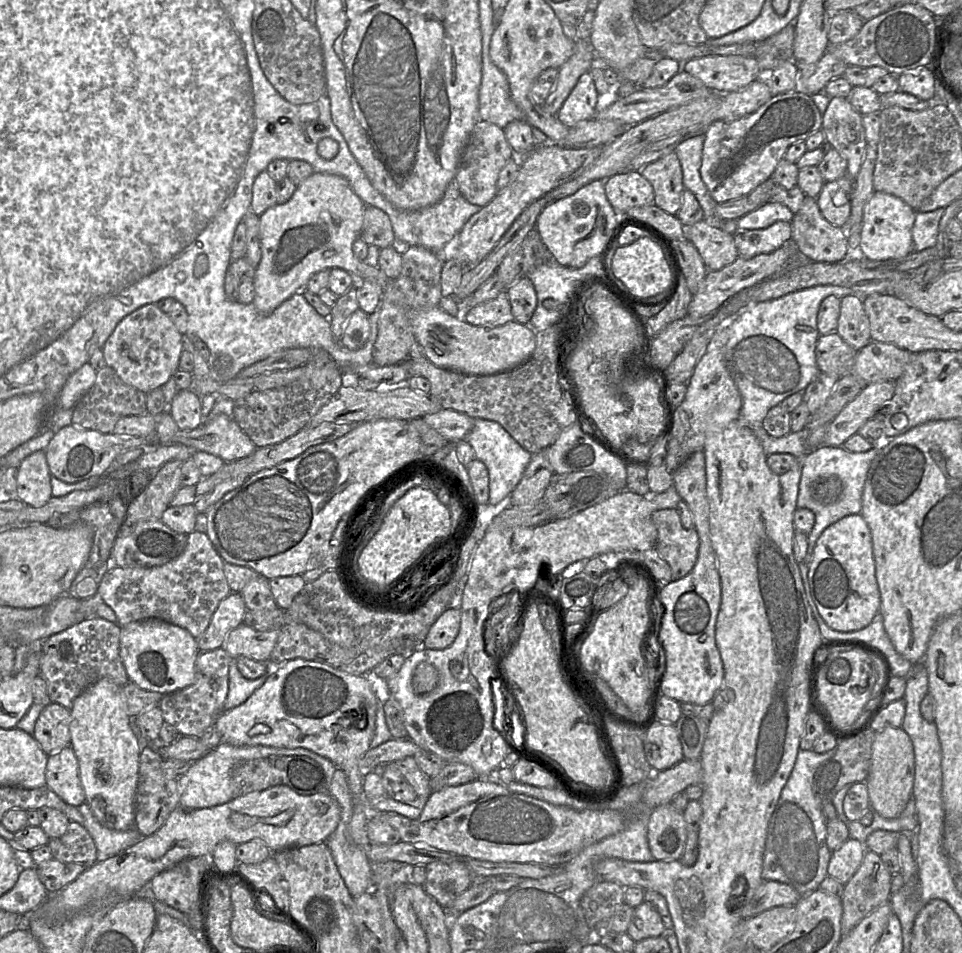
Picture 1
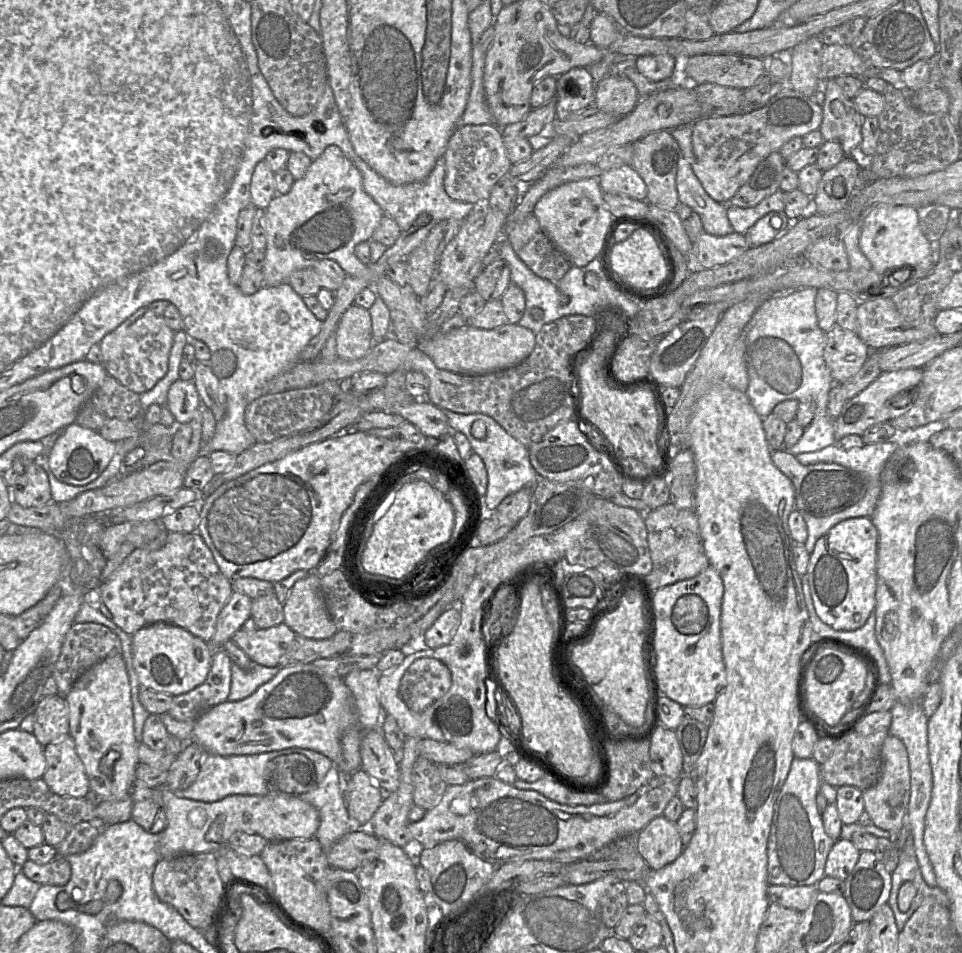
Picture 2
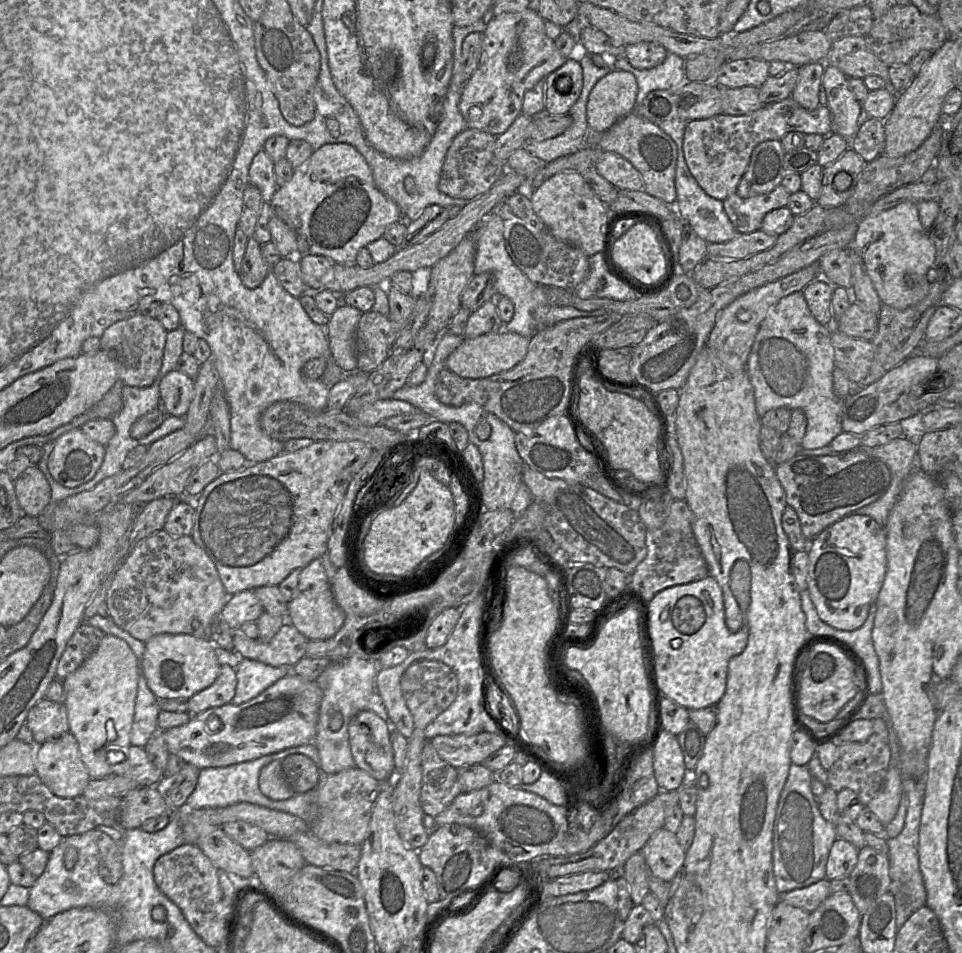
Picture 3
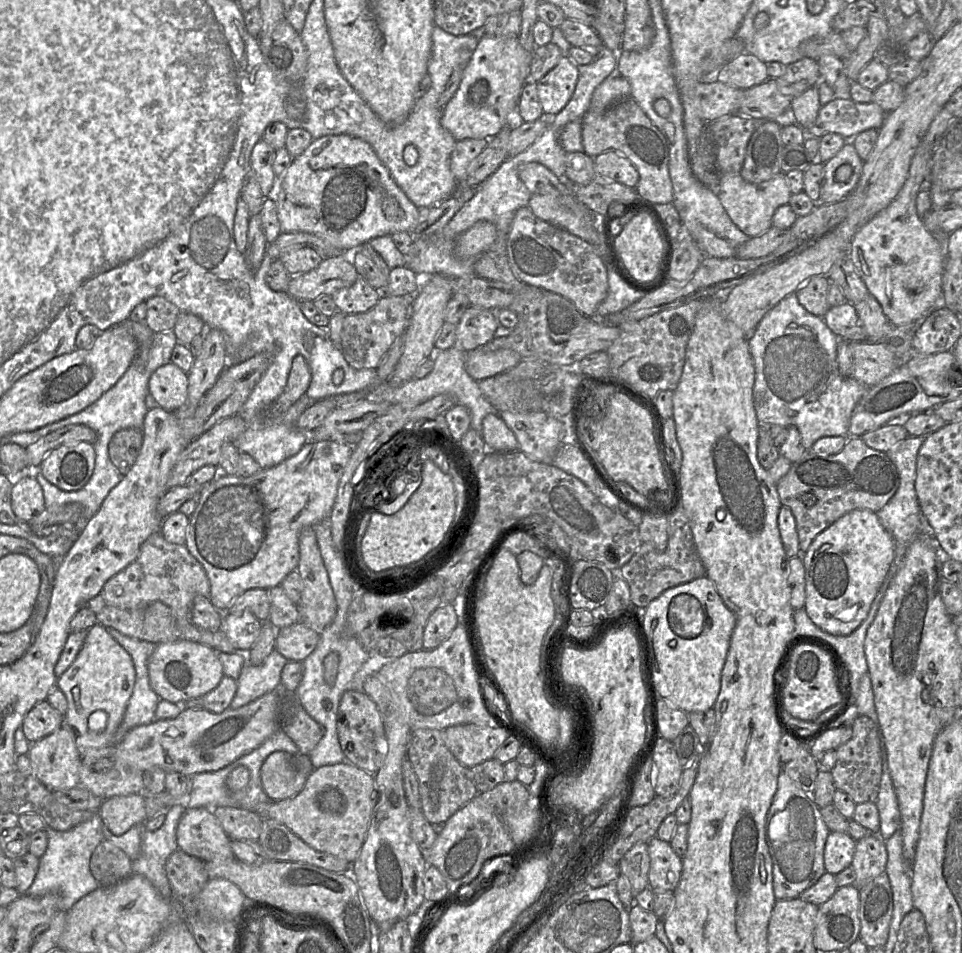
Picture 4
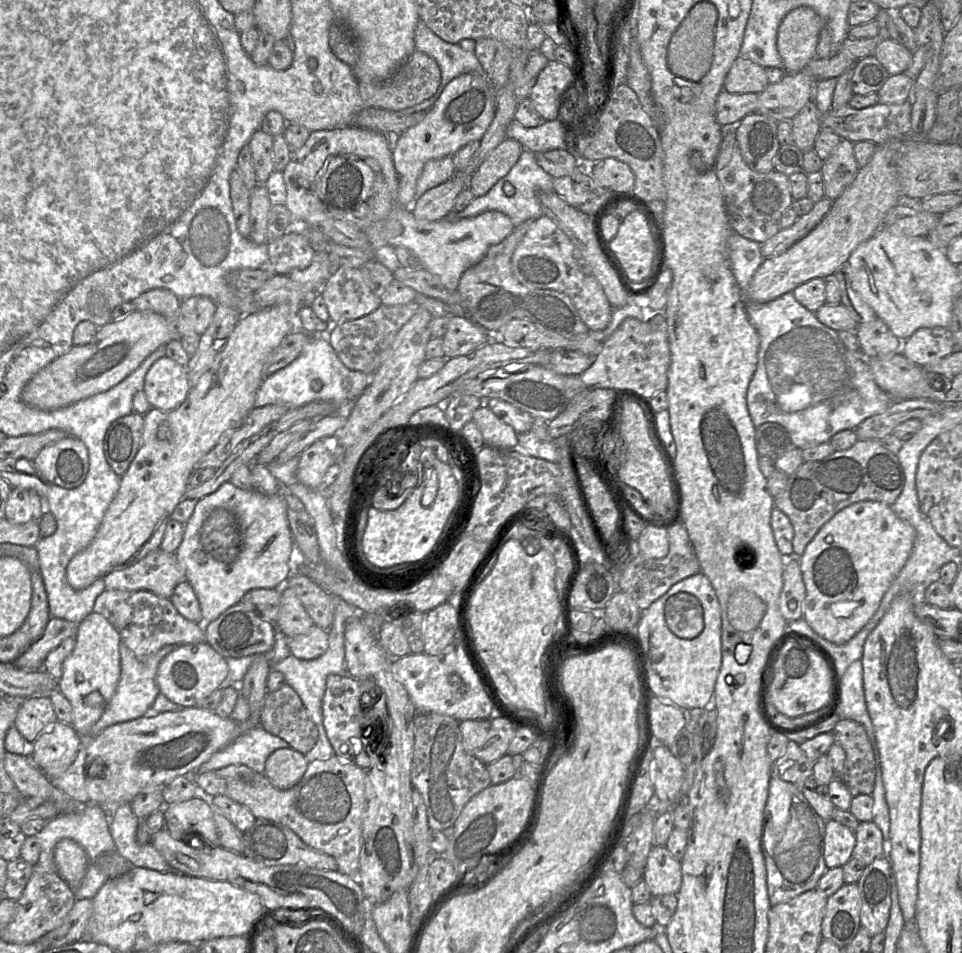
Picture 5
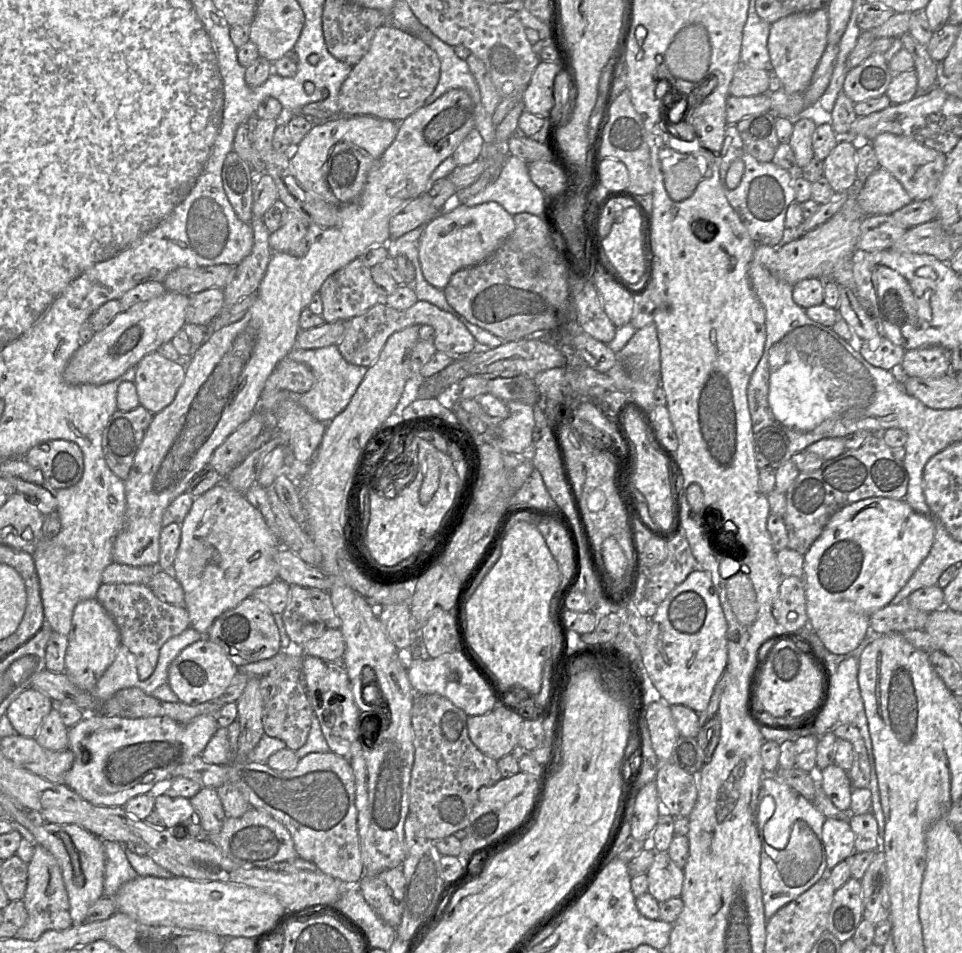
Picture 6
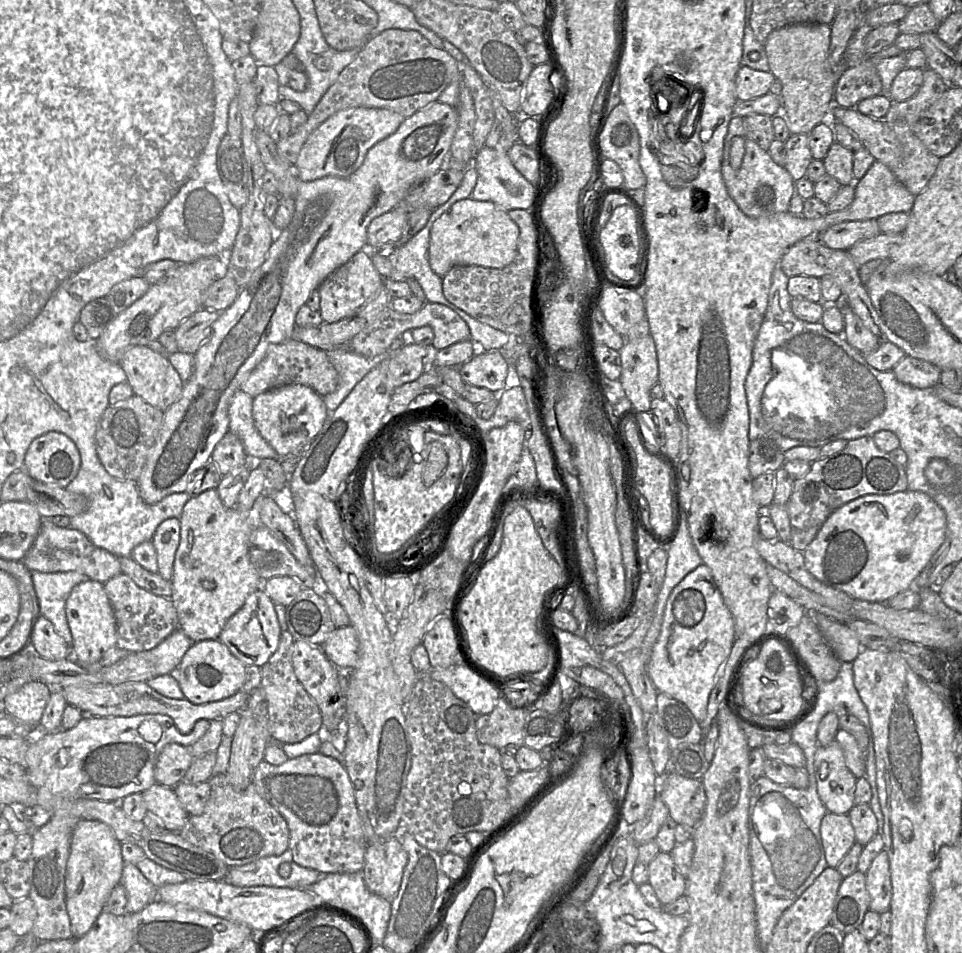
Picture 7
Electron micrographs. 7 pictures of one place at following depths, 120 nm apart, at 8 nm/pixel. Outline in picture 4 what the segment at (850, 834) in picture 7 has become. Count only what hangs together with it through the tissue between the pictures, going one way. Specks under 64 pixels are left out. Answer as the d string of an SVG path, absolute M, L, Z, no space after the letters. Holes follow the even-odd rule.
M830 831L824 848L826 872L836 875L851 866L856 843L848 833Z

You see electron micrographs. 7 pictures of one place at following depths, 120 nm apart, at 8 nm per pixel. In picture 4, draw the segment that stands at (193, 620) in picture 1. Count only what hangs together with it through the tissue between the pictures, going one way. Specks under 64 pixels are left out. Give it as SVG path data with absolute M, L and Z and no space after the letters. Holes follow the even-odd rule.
M159 531L141 545L134 562L104 584L101 593L106 605L121 609L135 609L153 601L161 601L170 607L177 623L185 626L192 624L194 598L199 595L209 597L210 582L203 566L185 545L166 541Z

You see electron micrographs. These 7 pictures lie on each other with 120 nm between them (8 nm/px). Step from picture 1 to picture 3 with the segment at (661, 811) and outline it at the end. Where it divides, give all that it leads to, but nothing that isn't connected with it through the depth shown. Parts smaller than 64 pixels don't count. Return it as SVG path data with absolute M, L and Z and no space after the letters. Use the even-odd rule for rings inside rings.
M662 827L649 838L642 848L642 853L651 874L670 883L682 868L686 851L679 844L676 833Z

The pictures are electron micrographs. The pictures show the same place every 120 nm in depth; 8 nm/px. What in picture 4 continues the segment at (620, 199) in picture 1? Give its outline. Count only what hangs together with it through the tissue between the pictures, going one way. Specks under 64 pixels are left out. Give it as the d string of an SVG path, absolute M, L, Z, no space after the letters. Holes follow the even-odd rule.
M606 151L593 157L596 175L609 178L627 187L635 188L639 175L634 165L614 151Z

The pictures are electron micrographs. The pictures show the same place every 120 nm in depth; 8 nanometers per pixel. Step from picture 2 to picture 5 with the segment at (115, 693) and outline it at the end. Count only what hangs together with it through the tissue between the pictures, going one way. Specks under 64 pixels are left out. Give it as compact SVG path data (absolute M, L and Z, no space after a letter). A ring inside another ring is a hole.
M91 612L78 624L75 639L73 652L63 662L58 691L72 706L71 725L86 740L91 738L93 725L101 718L116 692L121 673L119 651L121 637L104 616Z

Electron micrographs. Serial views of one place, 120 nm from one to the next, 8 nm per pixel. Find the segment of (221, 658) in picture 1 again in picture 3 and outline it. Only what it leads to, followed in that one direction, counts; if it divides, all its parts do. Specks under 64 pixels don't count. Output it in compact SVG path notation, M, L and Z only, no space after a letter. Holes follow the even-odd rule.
M221 665L215 682L189 699L188 713L196 715L210 708L231 703L237 686L236 669Z

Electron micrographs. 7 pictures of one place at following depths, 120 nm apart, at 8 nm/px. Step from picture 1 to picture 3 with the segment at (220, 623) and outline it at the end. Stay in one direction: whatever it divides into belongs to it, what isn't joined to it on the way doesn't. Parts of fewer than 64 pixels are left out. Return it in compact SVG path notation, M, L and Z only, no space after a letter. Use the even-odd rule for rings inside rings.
M244 590L228 596L220 612L221 619L234 631L245 622L256 622L264 608L252 590Z

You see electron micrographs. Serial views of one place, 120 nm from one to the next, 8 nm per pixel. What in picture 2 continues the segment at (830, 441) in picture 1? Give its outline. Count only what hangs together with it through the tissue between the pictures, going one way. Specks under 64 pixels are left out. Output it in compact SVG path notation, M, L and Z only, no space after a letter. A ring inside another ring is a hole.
M910 368L910 369L881 373L881 375L875 381L873 381L867 388L865 388L863 391L861 391L859 394L857 394L856 396L854 396L845 403L841 414L835 420L834 435L836 443L847 435L862 436L865 430L868 429L870 426L881 422L890 422L891 420L906 413L906 411L908 411L912 407L913 402L915 402L915 400L917 399L917 392L916 391L913 392L913 388L920 383L922 376L923 376L922 368ZM902 391L906 391L905 398L907 404L903 408L895 408L891 405L892 399Z

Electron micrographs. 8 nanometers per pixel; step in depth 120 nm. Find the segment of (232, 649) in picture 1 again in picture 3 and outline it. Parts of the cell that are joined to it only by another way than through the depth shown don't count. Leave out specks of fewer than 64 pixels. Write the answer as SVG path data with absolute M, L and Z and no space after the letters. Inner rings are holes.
M287 620L269 641L250 639L240 630L233 631L234 652L273 667L293 667L306 656L307 643L308 639Z

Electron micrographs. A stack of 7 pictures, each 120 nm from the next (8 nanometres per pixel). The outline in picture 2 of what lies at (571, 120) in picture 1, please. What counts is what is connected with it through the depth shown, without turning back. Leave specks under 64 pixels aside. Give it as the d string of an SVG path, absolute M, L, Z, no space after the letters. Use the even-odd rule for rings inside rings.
M574 67L556 76L556 118L564 120L570 114L594 104L594 84L586 67ZM566 82L572 82L565 88Z

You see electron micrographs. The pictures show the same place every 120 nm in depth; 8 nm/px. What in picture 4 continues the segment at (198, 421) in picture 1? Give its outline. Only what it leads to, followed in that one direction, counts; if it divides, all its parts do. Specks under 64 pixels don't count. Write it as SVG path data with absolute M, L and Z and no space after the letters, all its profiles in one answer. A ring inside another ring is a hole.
M169 362L157 368L148 381L149 393L166 411L175 411L187 400L187 373Z

